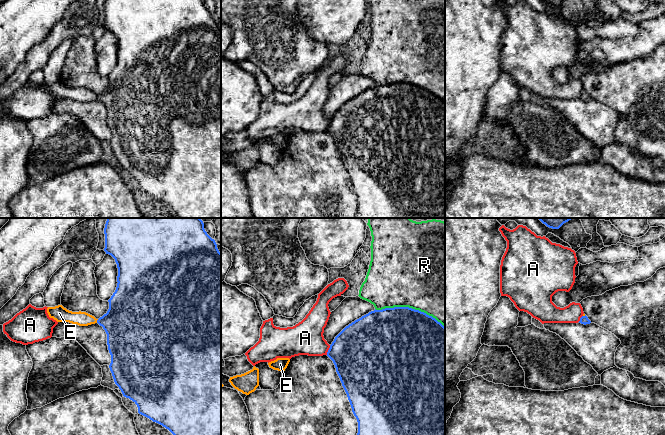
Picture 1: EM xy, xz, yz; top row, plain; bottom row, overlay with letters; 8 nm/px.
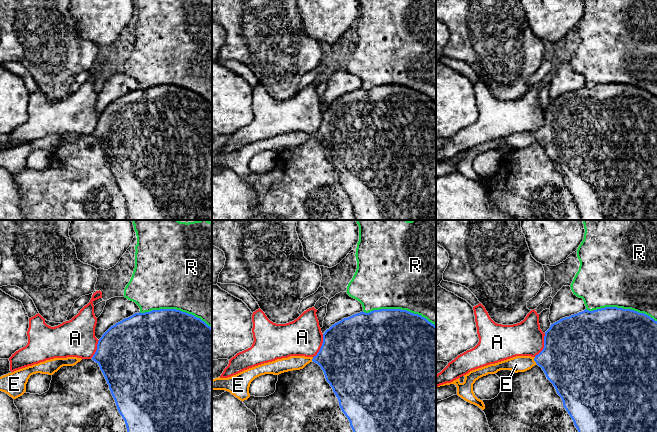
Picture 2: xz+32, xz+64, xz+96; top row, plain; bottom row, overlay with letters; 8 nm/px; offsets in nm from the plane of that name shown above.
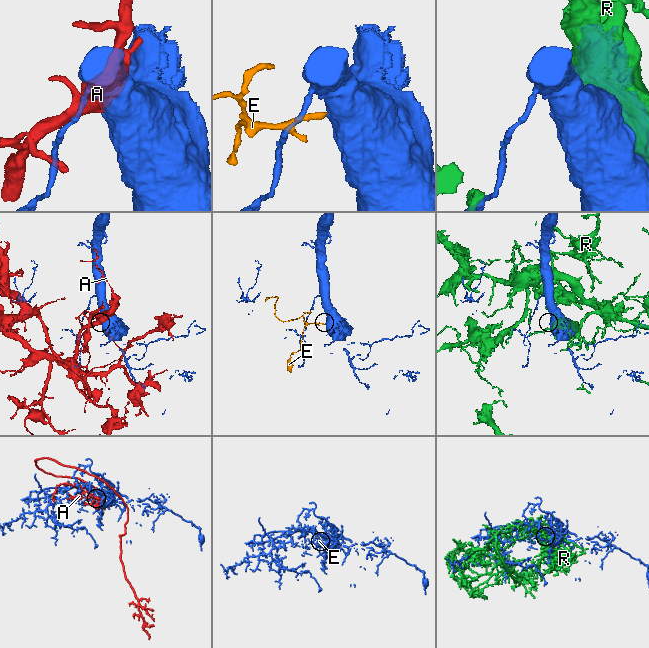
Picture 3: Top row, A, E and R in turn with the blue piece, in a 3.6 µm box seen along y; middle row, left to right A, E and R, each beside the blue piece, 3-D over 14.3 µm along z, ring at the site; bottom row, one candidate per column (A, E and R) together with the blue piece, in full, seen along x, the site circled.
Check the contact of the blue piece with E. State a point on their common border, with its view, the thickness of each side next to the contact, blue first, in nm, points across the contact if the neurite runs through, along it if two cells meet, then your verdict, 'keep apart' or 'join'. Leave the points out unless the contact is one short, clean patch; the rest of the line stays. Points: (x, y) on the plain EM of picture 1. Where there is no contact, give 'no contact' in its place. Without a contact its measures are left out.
xy (97, 97) | 400/110 nm | across xy (128, 99), (97, 97), (80, 94) | join

